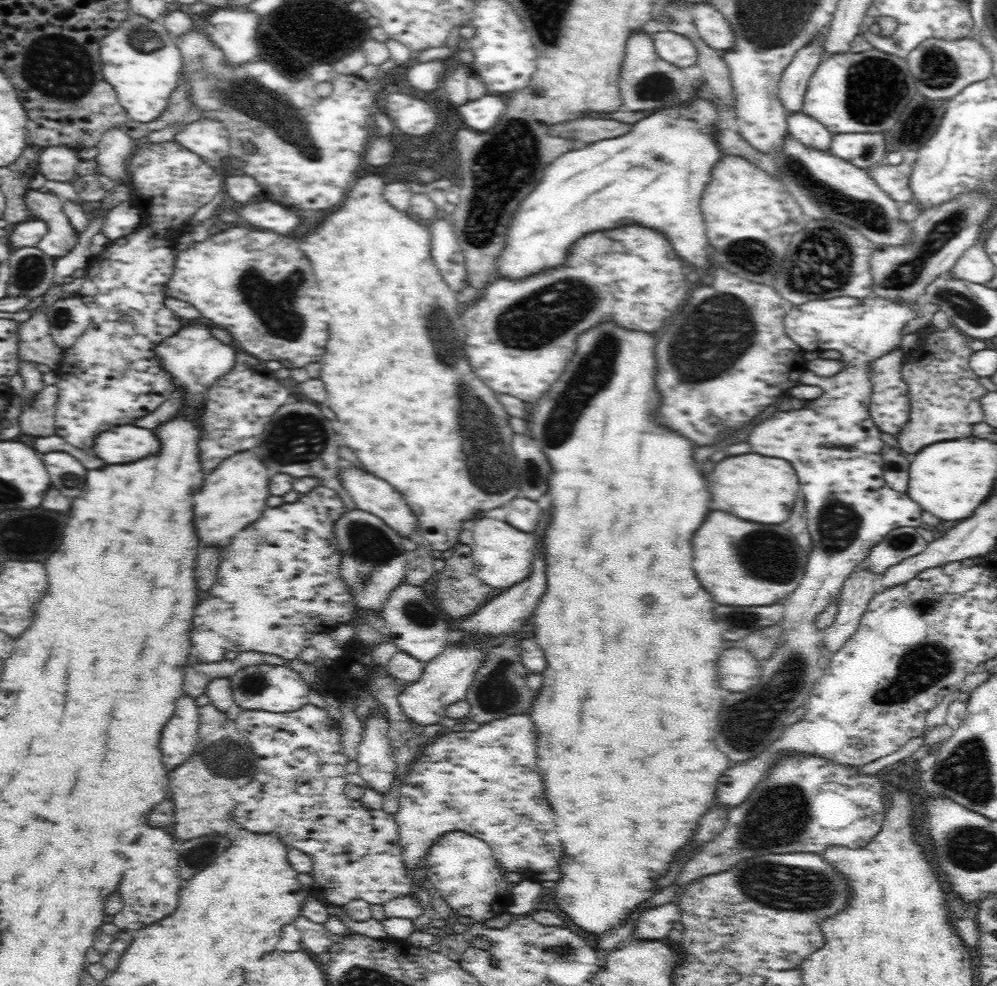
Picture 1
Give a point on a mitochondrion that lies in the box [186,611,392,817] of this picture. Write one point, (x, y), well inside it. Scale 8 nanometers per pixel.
(227, 751)

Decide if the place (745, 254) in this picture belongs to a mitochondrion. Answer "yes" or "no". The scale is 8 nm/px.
yes

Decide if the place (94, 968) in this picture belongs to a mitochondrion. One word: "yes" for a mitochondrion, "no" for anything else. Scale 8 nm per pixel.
no

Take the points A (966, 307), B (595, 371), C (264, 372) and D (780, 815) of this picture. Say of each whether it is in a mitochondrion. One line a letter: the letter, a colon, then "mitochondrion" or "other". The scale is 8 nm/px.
A: mitochondrion
B: mitochondrion
C: other
D: mitochondrion

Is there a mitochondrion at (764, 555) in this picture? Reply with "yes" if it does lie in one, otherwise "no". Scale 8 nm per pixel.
yes

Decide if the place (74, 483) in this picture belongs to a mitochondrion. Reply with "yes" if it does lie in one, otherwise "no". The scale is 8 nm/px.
yes

